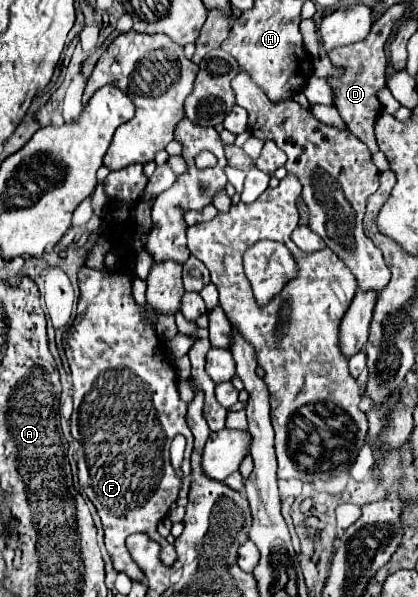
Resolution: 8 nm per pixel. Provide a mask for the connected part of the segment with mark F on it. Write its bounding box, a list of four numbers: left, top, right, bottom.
[63,267,193,581]

